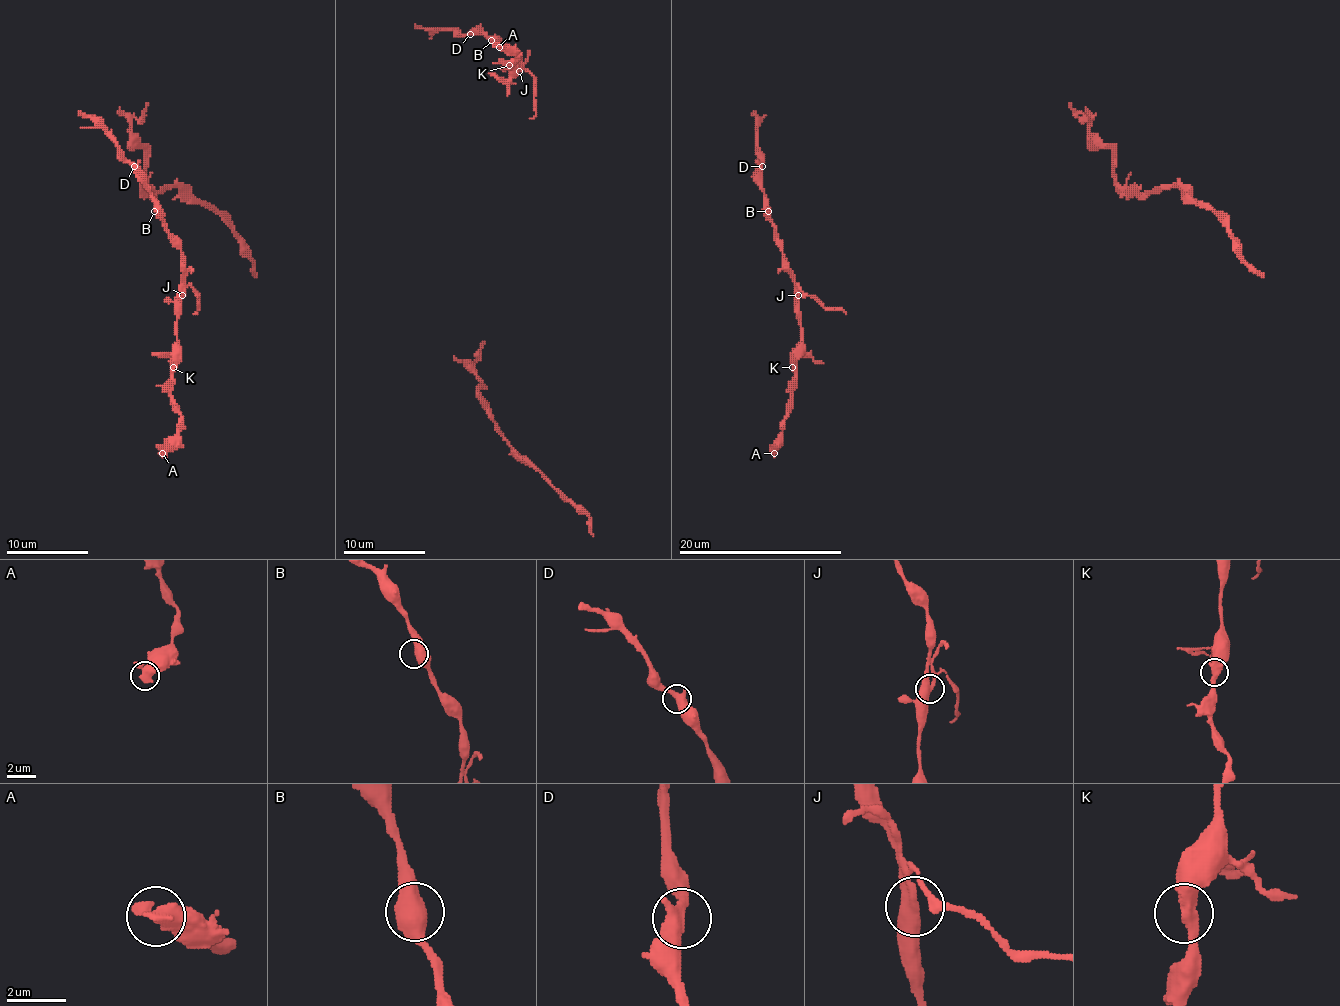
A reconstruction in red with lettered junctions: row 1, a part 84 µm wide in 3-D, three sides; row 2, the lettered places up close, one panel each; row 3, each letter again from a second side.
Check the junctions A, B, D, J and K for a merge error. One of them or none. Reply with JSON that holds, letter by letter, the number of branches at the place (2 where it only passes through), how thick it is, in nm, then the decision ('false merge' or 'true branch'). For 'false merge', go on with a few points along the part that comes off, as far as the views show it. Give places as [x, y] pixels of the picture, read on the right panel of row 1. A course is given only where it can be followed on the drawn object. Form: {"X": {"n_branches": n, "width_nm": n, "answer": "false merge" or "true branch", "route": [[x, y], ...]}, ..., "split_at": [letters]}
{"A": {"n_branches": 1, "width_nm": 650, "answer": "true branch"}, "B": {"n_branches": 2, "width_nm": 500, "answer": "true branch"}, "D": {"n_branches": 2, "width_nm": 440, "answer": "true branch"}, "J": {"n_branches": 2, "width_nm": 480, "answer": "false merge", "route": [[799, 295], [797, 285], [825, 308], [842, 310], [846, 314]]}, "K": {"n_branches": 2, "width_nm": 480, "answer": "true branch"}, "split_at": ["J"]}

